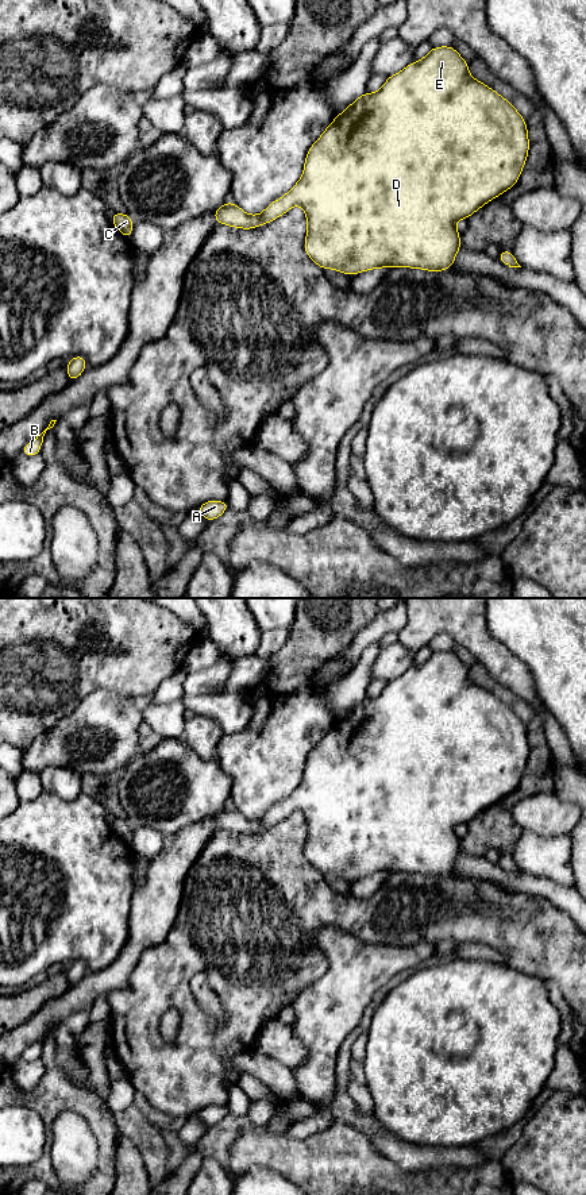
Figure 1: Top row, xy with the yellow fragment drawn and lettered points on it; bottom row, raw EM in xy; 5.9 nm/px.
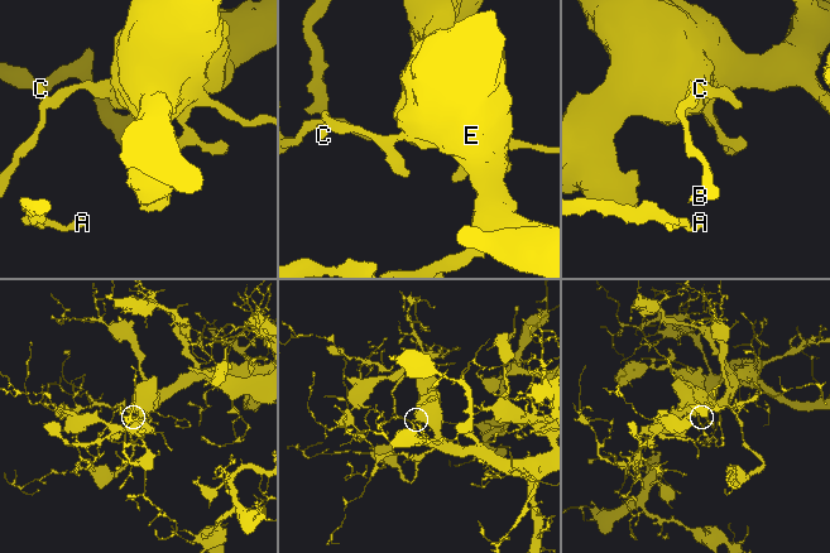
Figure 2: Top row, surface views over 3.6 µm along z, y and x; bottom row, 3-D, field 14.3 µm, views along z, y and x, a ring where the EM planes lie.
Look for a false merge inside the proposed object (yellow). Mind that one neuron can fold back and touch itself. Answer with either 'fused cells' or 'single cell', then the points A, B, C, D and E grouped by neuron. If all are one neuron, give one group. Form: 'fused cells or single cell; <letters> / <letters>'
single cell; A B C D E

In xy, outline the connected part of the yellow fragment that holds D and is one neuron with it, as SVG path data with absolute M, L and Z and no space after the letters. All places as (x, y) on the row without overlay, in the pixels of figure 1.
M454 651L432 652L423 664L410 667L401 676L388 682L377 698L365 697L361 702L352 706L344 717L338 718L321 741L309 752L304 767L304 776L297 789L286 799L269 809L262 818L247 820L236 809L227 806L213 816L213 822L217 829L252 834L262 829L271 828L297 809L304 813L307 821L304 855L323 875L334 874L350 882L366 875L379 872L393 874L396 871L423 874L427 876L444 876L452 872L455 861L462 852L460 839L458 837L455 828L459 824L469 824L485 809L513 793L524 774L528 756L529 743L527 728L517 714L496 695L471 682L469 678L469 667L459 660Z

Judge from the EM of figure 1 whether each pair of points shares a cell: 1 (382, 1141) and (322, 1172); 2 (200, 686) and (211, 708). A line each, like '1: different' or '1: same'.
1: different
2: different

